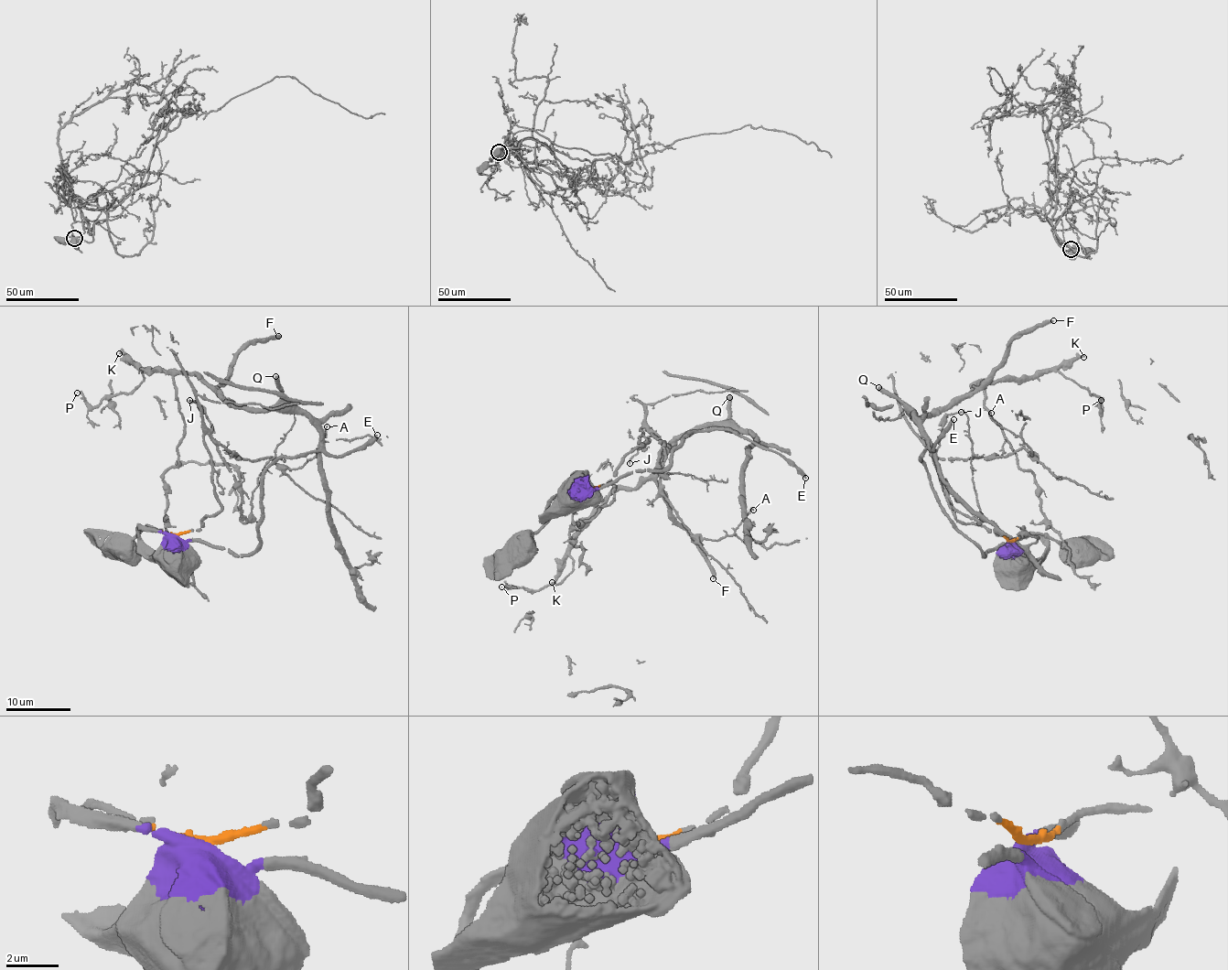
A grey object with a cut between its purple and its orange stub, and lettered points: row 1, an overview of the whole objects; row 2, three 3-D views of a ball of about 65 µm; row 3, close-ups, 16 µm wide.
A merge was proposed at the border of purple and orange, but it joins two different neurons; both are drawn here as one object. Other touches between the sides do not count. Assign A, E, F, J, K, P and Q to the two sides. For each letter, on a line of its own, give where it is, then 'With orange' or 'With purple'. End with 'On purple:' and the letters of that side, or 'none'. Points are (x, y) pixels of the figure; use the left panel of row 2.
A: Place: (327, 426). With orange
E: Place: (377, 435). With purple
F: Place: (278, 336). With purple
J: Place: (189, 400). With orange
K: Place: (119, 353). With purple
P: Place: (77, 393). With purple
Q: Place: (275, 376). With purple
On purple: E, F, K, P, Q

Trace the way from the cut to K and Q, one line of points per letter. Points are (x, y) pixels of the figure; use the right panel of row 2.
K: (1008, 543), (984, 555), (950, 518), (919, 460), (926, 444), (912, 414), (1084, 357)
Q: (1008, 543), (984, 555), (959, 530), (919, 460), (926, 444), (922, 427), (899, 401), (878, 386)

